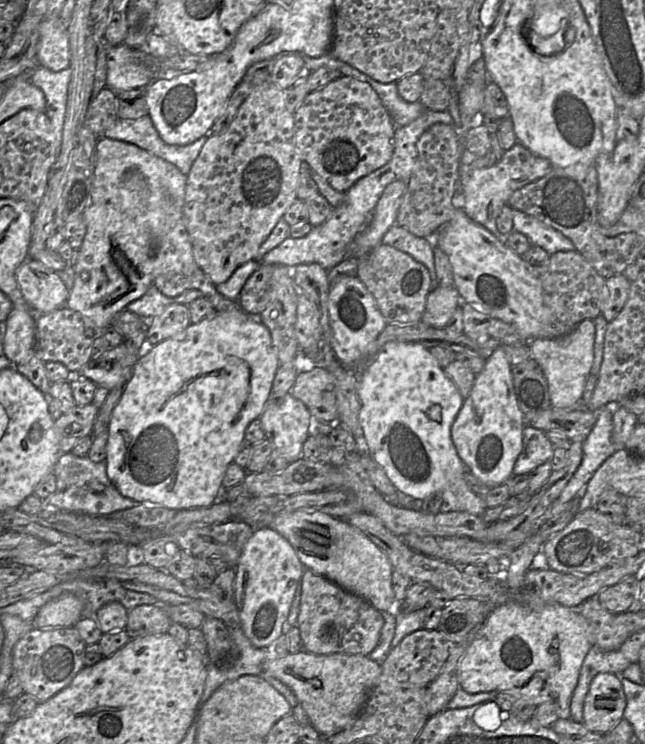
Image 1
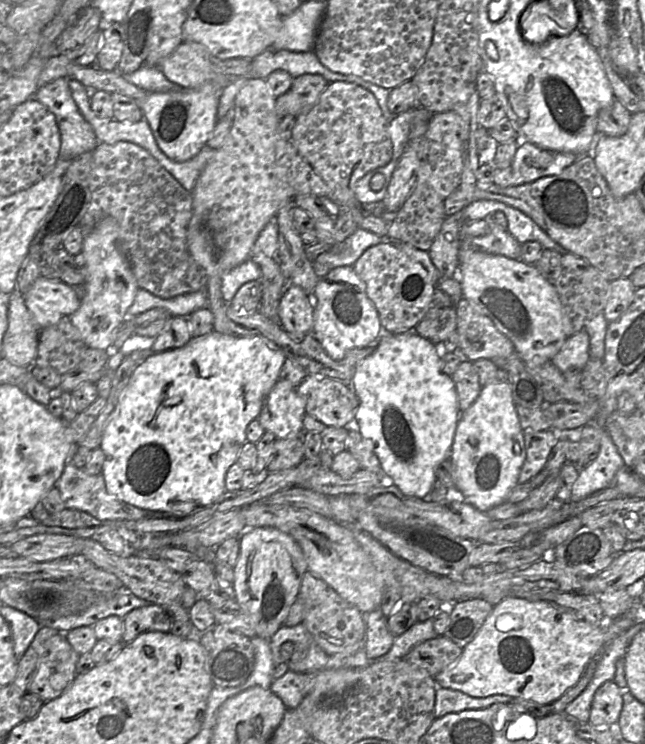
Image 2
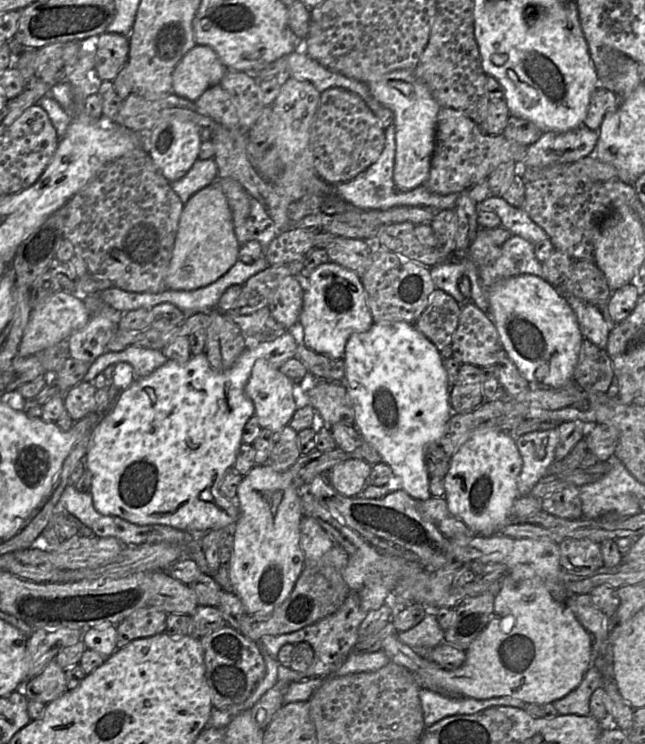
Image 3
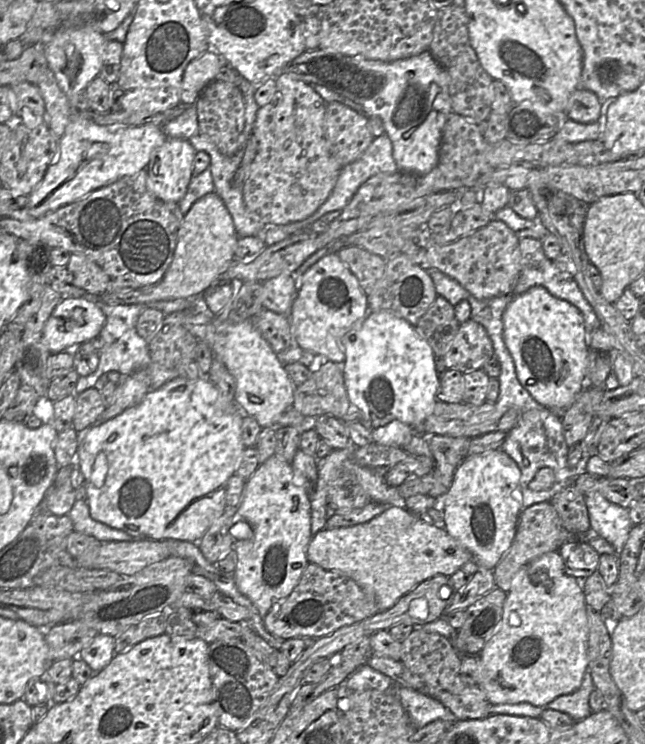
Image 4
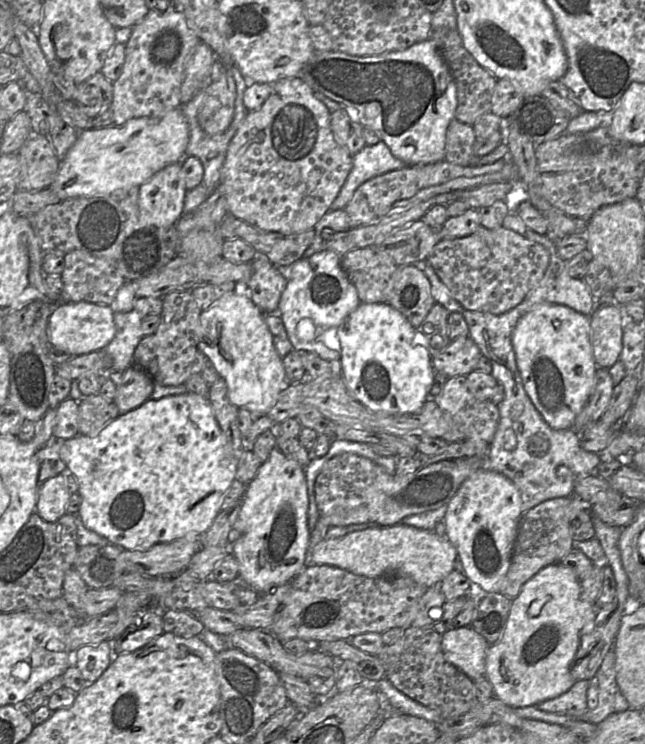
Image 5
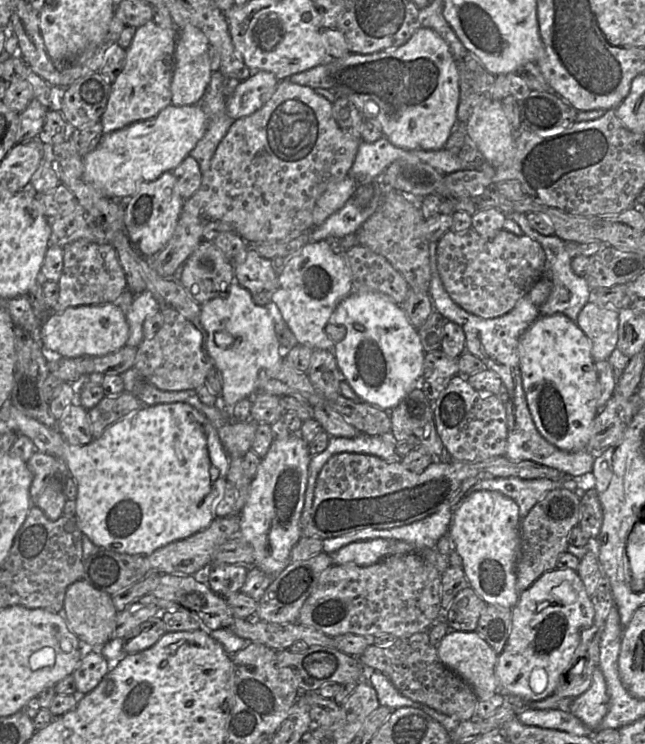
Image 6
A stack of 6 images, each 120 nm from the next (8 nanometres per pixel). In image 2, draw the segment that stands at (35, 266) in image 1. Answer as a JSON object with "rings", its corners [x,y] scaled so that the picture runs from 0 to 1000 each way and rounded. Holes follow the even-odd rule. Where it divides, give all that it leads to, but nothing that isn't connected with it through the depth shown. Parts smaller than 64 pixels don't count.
{"rings":[[[60,371],[37,395],[40,411],[56,437],[65,442],[112,423],[126,402],[109,383],[93,375]]]}

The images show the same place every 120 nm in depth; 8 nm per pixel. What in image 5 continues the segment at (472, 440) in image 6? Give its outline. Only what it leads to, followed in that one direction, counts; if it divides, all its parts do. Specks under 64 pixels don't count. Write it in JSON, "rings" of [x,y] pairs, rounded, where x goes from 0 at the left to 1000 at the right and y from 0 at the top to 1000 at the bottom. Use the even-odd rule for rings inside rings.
{"rings":[[[719,504],[695,508],[674,542],[702,563],[721,573],[722,590],[743,590],[761,597],[775,556],[761,538],[743,538],[727,524]]]}

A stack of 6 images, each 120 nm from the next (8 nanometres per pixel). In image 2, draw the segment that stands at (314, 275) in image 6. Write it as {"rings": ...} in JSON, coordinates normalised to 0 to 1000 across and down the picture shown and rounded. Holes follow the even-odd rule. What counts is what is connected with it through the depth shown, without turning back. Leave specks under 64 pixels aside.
{"rings":[[[527,358],[498,372],[484,394],[487,438],[484,449],[515,483],[527,484],[540,472],[588,460],[595,442],[583,414],[567,397],[564,379],[547,358]]]}

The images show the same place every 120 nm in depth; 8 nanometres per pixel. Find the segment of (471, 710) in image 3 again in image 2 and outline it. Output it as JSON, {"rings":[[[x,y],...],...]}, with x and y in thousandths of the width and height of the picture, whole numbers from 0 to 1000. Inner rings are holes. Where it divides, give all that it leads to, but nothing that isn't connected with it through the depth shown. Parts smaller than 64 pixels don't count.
{"rings":[[[678,922],[673,962],[682,965],[695,958],[757,952],[769,945],[791,945],[792,940],[794,937],[784,934],[763,934],[747,938],[730,937],[713,929]]]}

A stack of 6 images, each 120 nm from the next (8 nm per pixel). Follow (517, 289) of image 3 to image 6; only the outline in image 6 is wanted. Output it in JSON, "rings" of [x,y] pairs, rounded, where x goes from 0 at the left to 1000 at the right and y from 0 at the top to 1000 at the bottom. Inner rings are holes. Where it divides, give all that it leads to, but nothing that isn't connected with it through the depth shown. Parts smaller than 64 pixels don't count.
{"rings":[[[870,421],[831,430],[806,457],[806,496],[820,552],[836,582],[870,605],[912,605],[921,563],[929,555],[930,515],[916,458],[896,435]]]}

